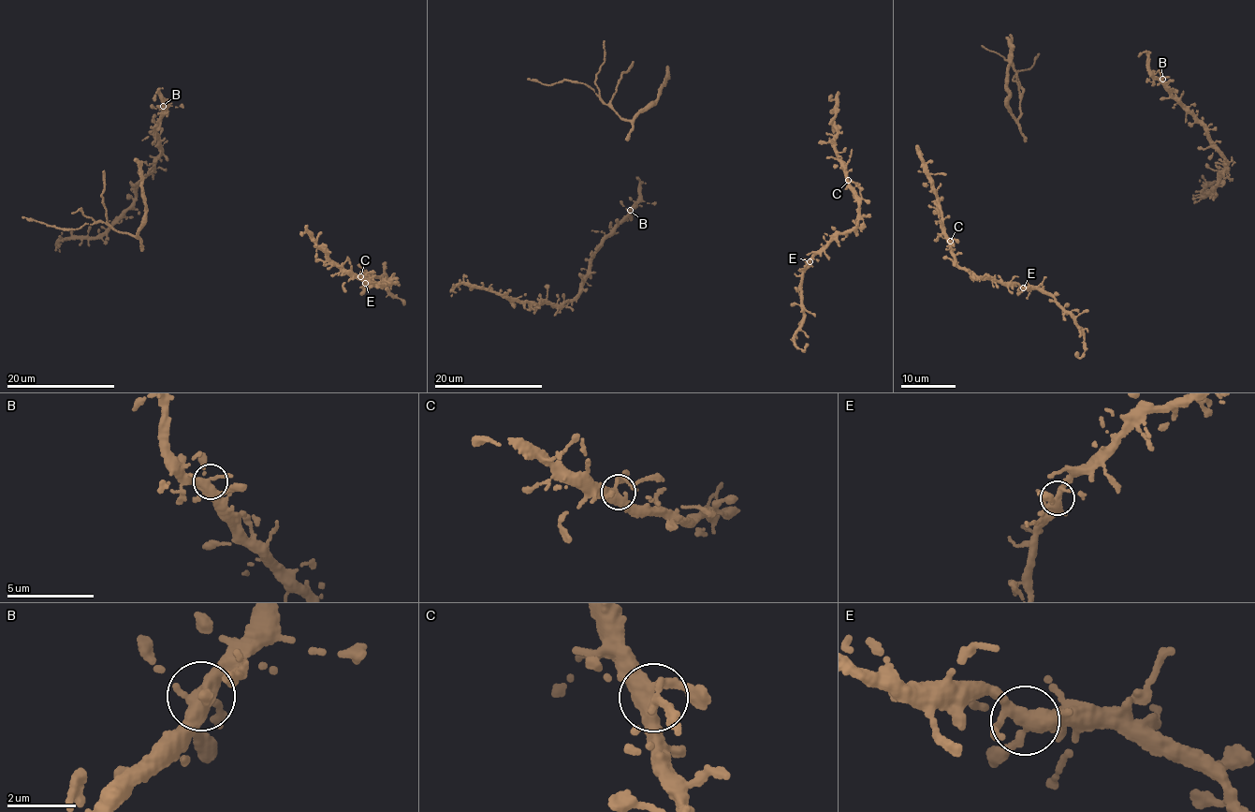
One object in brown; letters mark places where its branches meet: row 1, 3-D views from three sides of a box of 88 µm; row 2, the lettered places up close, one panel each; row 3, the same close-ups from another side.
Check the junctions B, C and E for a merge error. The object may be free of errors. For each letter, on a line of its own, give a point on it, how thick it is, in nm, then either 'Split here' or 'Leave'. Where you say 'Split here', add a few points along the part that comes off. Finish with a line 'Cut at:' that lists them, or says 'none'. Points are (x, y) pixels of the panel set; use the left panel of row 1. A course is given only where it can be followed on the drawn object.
B: Place: (163, 106). Thickness 360 nm. Leave
C: Place: (360, 276). Thickness 360 nm. Leave
E: Place: (365, 283). Thickness 360 nm. Leave
Cut at: none

